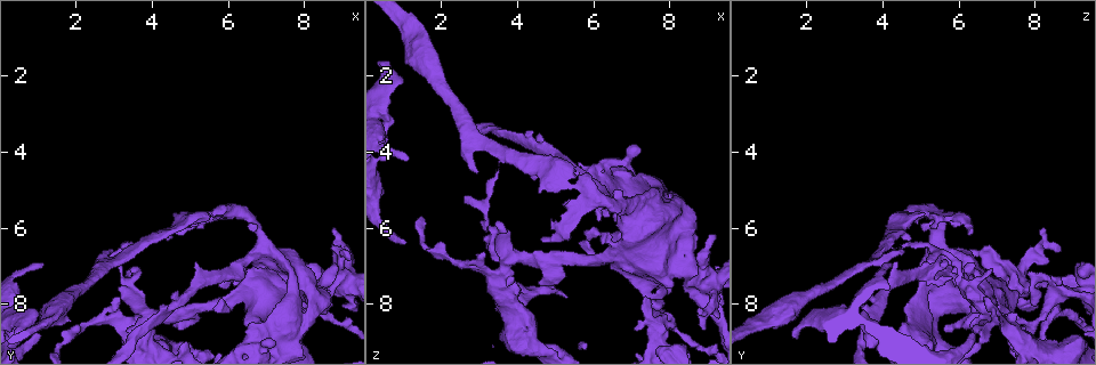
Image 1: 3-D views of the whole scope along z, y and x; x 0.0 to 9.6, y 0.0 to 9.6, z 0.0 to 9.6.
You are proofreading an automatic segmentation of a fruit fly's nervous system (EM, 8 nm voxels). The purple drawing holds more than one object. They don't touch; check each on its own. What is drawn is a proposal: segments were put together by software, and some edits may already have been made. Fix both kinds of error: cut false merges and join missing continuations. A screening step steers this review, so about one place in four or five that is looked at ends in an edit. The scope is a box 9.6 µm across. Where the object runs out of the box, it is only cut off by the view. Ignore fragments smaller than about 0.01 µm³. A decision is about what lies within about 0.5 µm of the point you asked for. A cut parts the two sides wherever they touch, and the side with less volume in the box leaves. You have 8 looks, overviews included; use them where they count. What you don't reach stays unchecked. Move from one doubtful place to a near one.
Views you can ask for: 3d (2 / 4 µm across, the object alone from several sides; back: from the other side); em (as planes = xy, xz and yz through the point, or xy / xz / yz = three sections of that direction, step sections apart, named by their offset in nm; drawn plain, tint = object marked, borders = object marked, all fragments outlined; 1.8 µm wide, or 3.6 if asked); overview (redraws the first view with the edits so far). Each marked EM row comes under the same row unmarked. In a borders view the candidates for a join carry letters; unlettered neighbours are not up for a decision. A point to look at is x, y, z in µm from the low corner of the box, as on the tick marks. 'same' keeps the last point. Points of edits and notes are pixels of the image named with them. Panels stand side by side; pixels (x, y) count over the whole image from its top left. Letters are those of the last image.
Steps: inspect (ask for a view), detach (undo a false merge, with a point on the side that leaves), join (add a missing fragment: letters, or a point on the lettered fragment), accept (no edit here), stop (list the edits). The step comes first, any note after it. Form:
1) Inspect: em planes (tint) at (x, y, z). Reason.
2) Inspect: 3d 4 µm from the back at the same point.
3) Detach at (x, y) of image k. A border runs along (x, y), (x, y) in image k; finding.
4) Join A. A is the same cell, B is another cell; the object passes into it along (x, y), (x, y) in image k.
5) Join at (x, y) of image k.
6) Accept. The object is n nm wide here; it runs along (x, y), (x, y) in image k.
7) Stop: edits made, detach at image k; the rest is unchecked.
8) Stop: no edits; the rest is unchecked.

Inspect: em 3.6 µm planes (tint) at (7.55, 8.35, 8.30). Four-way junction.

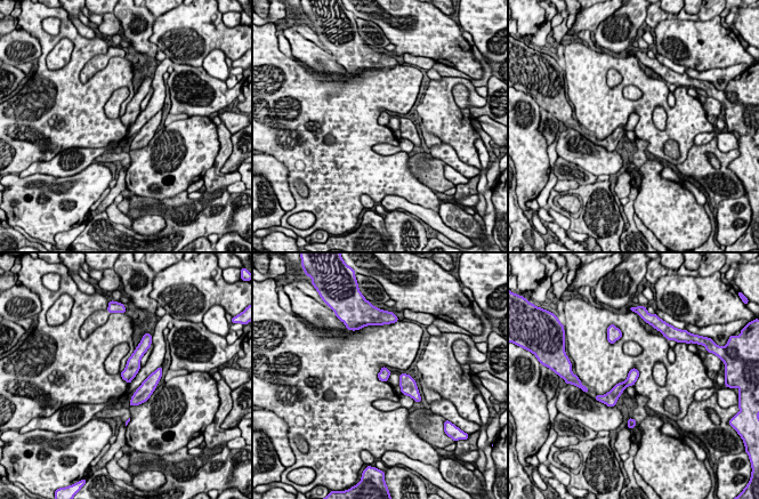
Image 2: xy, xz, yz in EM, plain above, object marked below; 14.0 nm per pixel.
Inspect: em 3.6 µm planes (borders) at the same point.

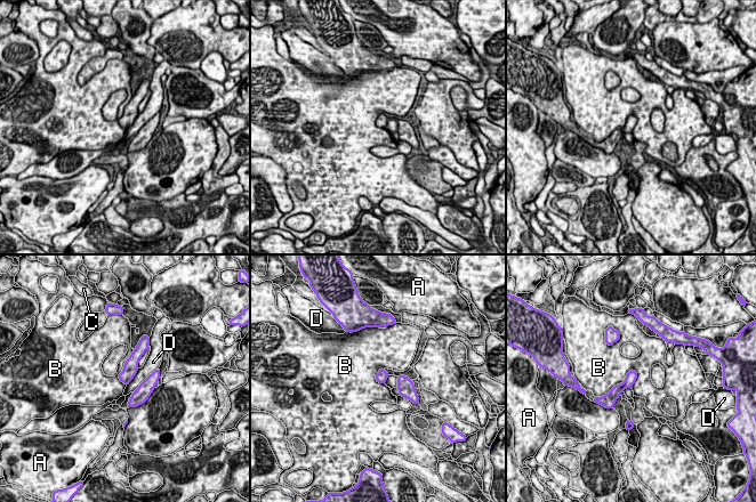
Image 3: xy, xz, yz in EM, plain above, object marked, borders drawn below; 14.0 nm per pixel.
Accept. The longest contact is with B, 650 nm; A, B, C and D are other cells; a border runs along (637, 373), (630, 370), (597, 397) in image 3; continuous, no second neuron.

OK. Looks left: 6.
Inspect: em yz step 4 (tint) at (7.15, 9.10, 5.05).

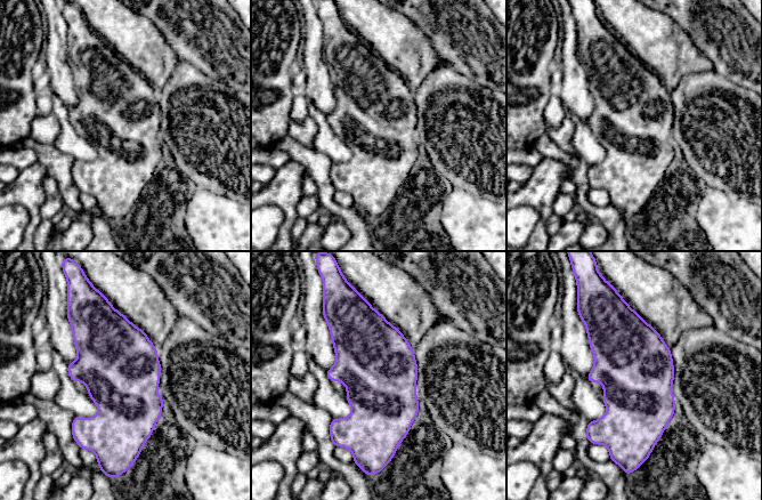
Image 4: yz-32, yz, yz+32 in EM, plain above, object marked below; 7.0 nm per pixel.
Inspect: em planes (borders) at the same point. Another direction.

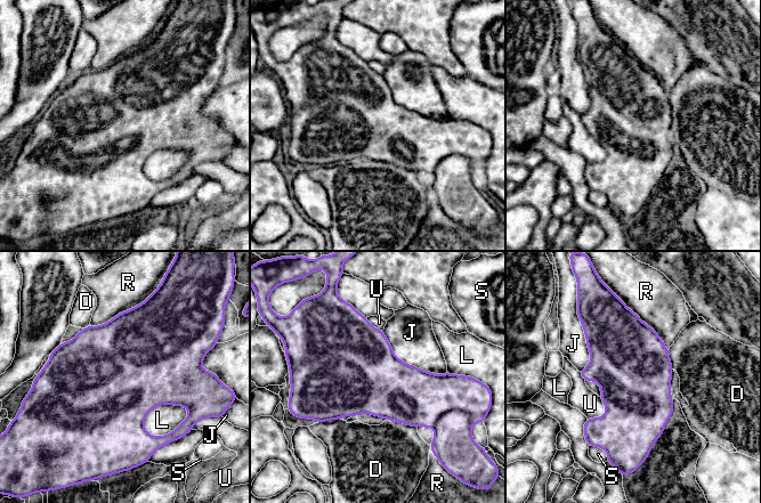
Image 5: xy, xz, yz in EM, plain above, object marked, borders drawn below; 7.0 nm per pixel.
Accept. The object is 550 nm wide here; the longest contact is with J, 550 nm; D, J, L, R, S and U are other cells; continuous, no second neuron.

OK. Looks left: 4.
Inspect: em planes (borders) at (6.35, 6.95, 5.30). Branch point.

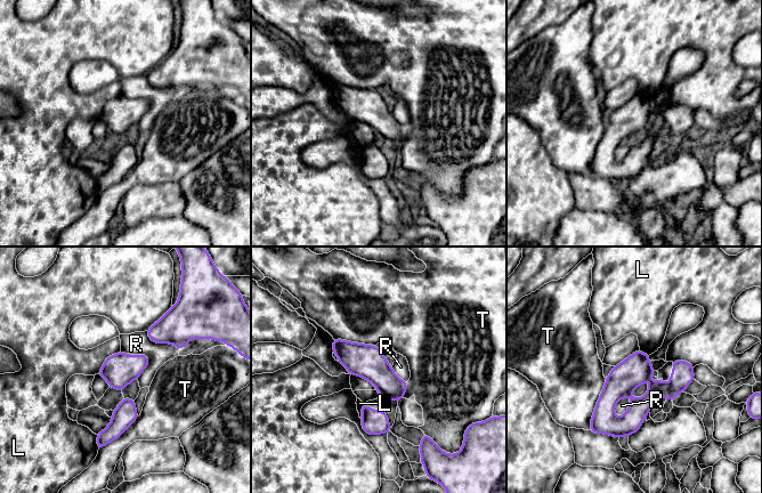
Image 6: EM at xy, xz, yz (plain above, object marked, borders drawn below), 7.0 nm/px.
Accept. The longest contact is with T, 380 nm; L, R and T are other cells; it runs along (690, 368), (623, 425), (594, 429) in image 6; all the same neuron.

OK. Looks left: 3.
Stop: no edits; the rest is unchecked.

